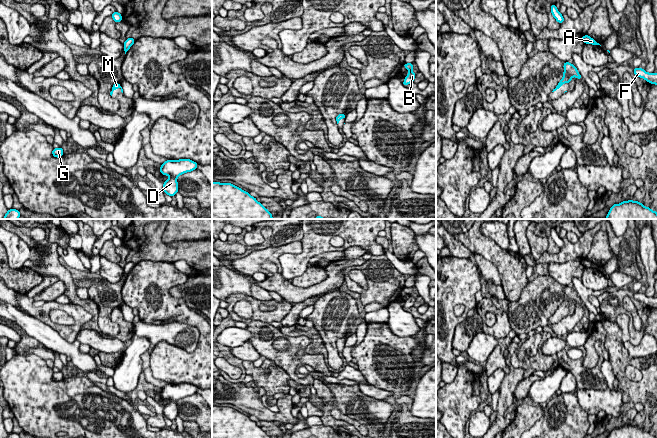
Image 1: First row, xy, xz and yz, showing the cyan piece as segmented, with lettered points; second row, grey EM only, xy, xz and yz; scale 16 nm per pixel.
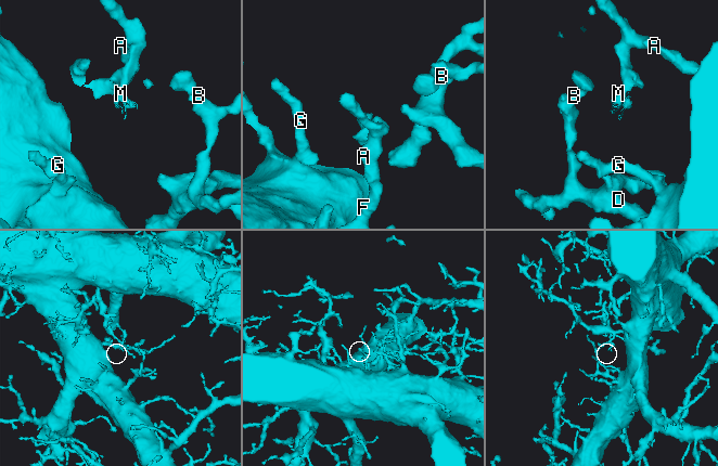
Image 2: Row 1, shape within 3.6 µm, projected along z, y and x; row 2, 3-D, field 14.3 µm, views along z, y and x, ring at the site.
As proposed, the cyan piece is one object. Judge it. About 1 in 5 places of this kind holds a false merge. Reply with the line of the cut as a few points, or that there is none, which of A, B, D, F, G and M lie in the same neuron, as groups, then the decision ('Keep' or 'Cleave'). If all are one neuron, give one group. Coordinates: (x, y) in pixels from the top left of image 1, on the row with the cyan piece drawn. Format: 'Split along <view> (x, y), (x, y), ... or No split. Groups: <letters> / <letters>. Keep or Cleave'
No split. Groups: A B D F G M. Keep

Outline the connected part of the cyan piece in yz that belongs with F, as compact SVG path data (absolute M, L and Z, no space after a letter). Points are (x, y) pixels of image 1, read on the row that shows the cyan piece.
M634 68L633 74L635 74L638 77L645 79L647 82L649 82L651 84L657 85L657 73L647 73L642 68Z

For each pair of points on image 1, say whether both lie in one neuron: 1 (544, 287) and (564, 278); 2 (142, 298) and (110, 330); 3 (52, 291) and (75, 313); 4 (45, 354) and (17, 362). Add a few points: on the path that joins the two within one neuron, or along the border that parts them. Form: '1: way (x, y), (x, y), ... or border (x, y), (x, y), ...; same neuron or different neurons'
1: border (548, 274), (564, 286); different neurons
2: border (125, 279), (121, 288), (122, 302); different neurons
3: border (54, 300), (45, 302); different neurons
4: border (38, 355), (45, 361); different neurons

